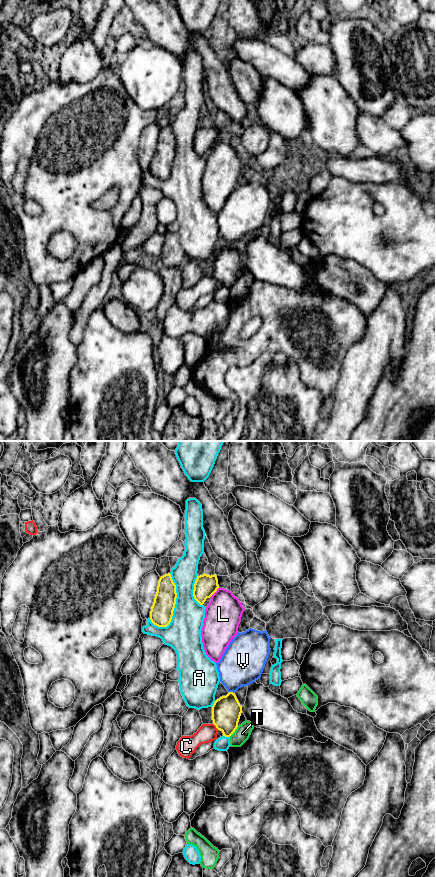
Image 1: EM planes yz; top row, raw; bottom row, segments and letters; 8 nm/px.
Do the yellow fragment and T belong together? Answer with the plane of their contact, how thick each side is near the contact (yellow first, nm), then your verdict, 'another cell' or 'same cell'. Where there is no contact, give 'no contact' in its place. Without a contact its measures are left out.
yz | 240/120 nm | another cell

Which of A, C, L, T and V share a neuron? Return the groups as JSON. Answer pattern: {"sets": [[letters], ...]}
{"sets": [["A"], ["C"], ["L"], ["T"], ["V"]]}

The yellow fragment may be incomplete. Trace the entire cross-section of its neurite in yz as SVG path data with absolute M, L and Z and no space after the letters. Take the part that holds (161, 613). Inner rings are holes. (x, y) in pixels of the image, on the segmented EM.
M171 574L160 577L157 592L150 611L151 622L158 627L167 627L172 619L176 604L176 585Z

